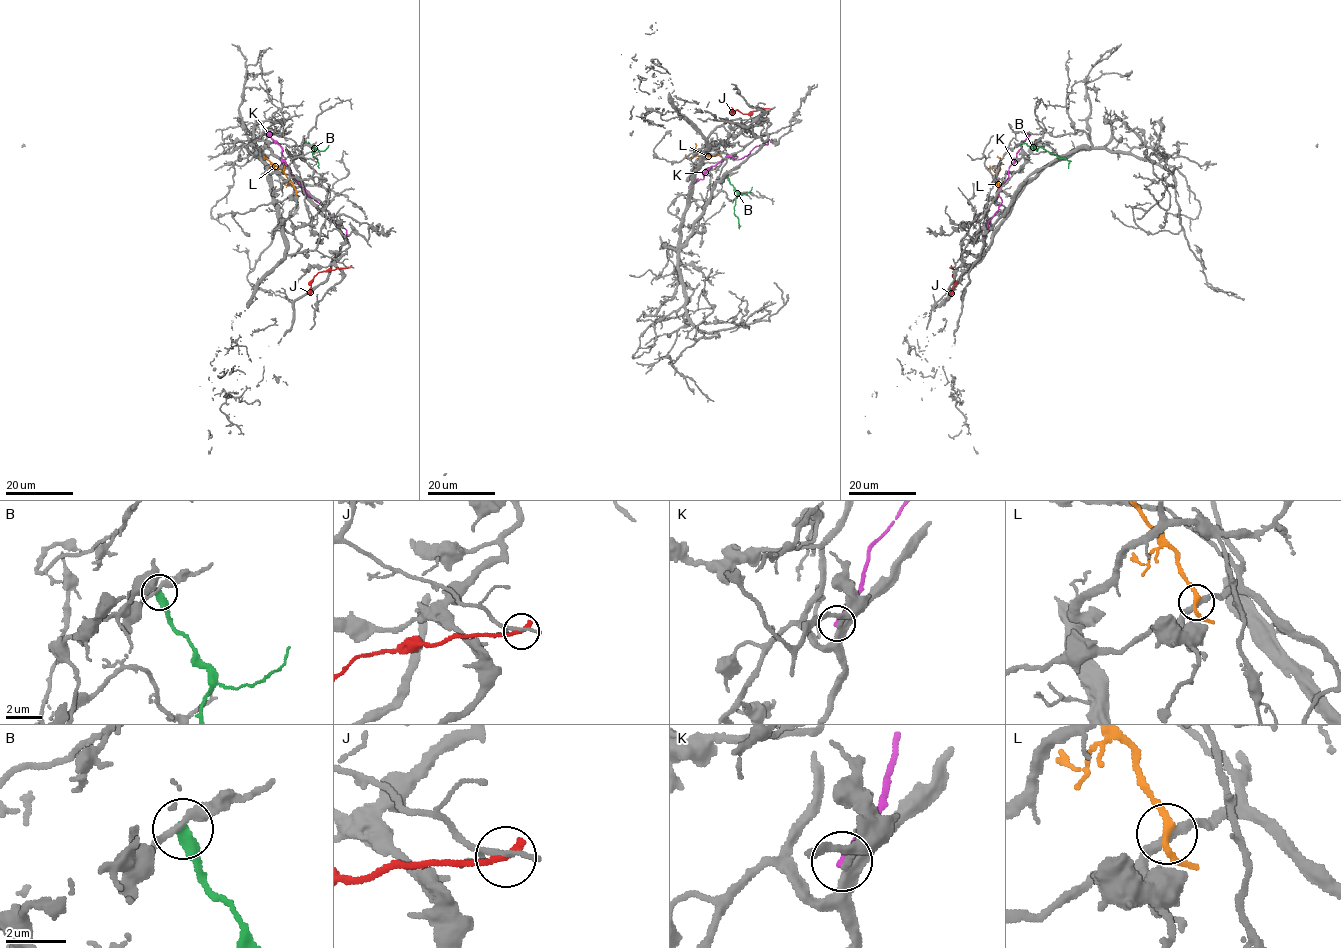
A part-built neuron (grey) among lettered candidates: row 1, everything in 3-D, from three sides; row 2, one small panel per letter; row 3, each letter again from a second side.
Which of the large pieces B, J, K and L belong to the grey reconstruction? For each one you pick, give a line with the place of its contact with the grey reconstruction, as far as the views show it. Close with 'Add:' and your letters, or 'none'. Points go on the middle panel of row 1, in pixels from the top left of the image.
Add: none

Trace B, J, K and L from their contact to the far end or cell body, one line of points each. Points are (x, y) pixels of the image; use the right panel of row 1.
B: (1019, 143), (1034, 149), (1042, 147), (1065, 158), (1069, 162), (1068, 168)
J: (951, 267), (956, 271), (951, 295)
K: (982, 235), (1001, 204), (998, 189), (1008, 176), (1009, 166), (1029, 132)
L: (996, 192), (1000, 158), (997, 155)

